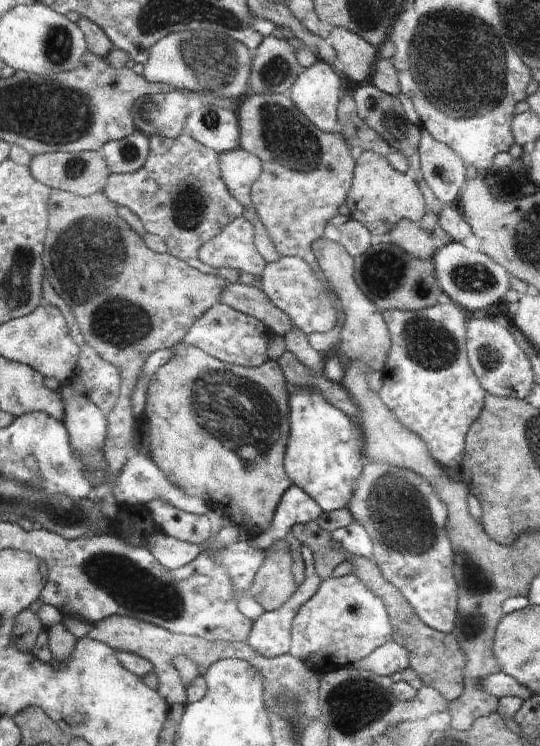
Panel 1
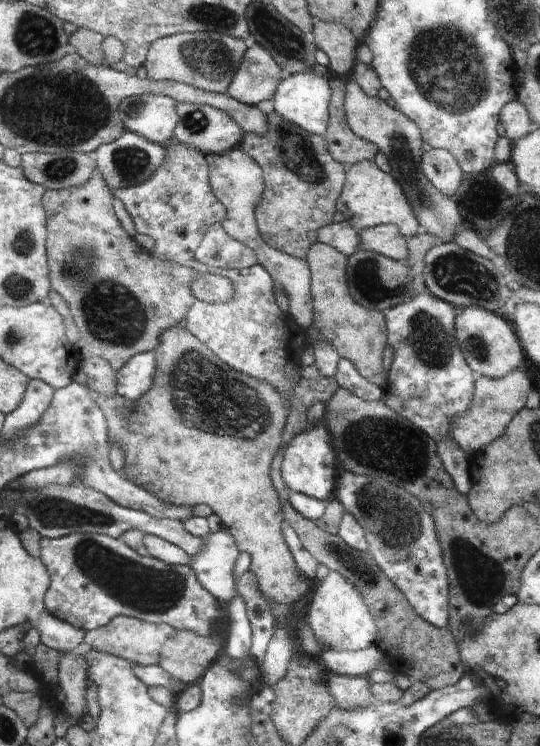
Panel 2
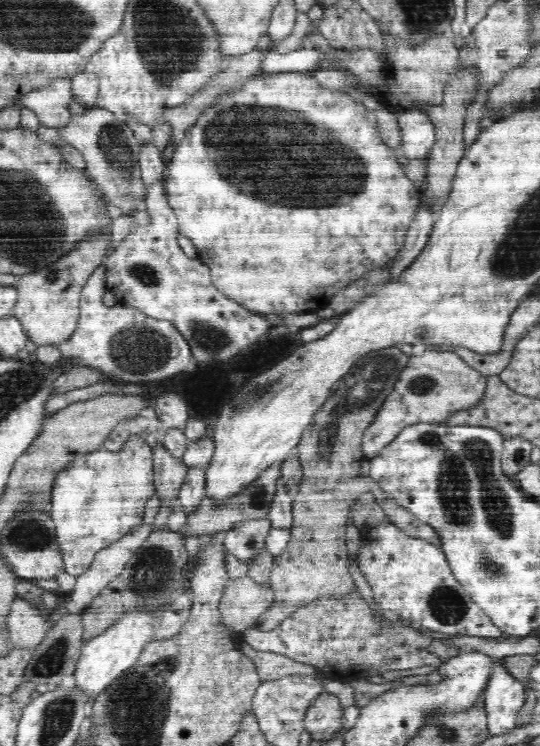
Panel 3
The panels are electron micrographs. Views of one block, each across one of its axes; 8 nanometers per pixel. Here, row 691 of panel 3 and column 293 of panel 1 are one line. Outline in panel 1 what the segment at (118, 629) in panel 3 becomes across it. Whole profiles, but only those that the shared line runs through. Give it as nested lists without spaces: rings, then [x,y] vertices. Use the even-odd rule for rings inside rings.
[[[318,60],[313,66],[306,68],[302,74],[298,74],[288,98],[313,126],[323,132],[338,133],[336,123],[342,90],[344,90],[342,78],[334,68],[323,60]]]

